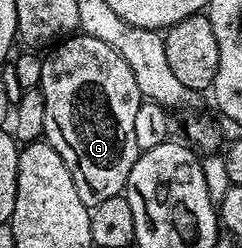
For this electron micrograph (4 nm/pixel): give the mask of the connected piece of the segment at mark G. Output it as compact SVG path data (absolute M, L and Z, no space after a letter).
M85 33L73 35L59 42L47 56L42 60L42 79L38 86L42 99L46 103L46 123L44 124L43 140L47 141L50 147L54 147L54 151L58 151L58 155L62 155L62 163L66 167L66 171L70 171L72 189L78 191L78 199L82 205L91 207L103 203L103 201L111 197L121 196L124 191L124 184L128 182L130 167L134 167L134 163L140 158L142 152L134 139L134 115L138 115L138 107L142 100L138 91L138 83L134 83L134 74L130 72L130 67L126 67L126 59L122 59L122 55L118 55L112 48L106 47L106 43L102 43L102 39L94 39Z

